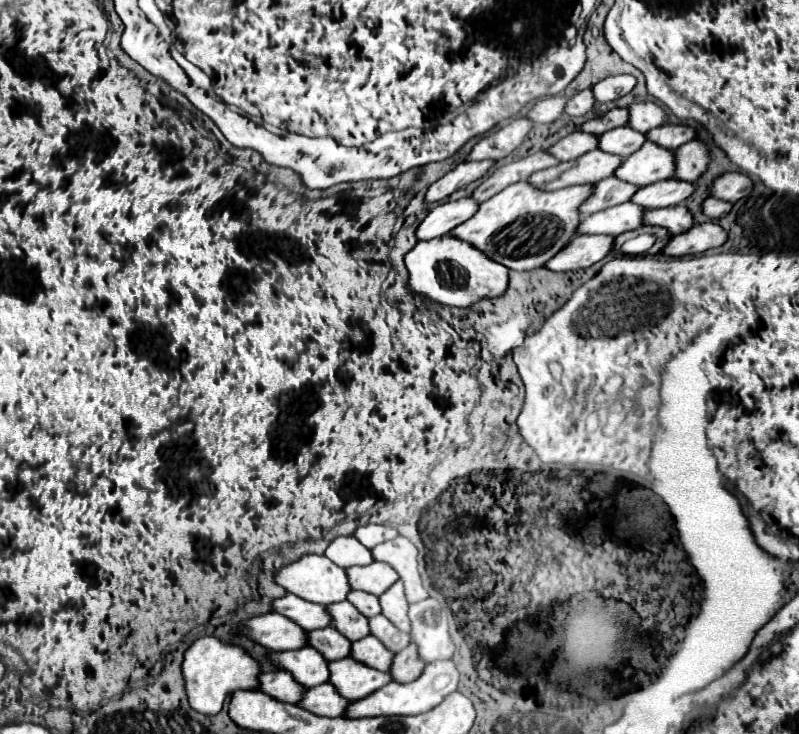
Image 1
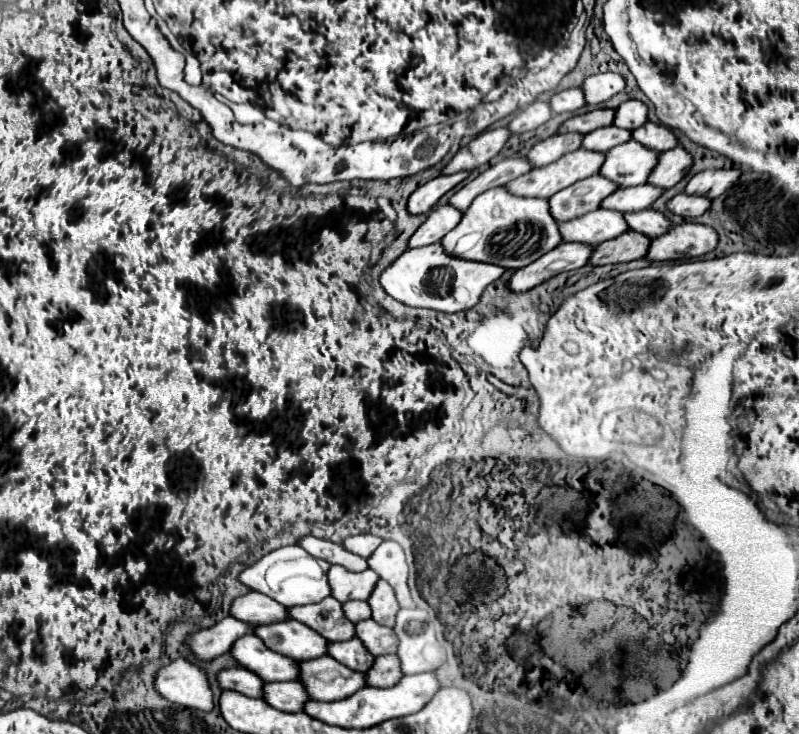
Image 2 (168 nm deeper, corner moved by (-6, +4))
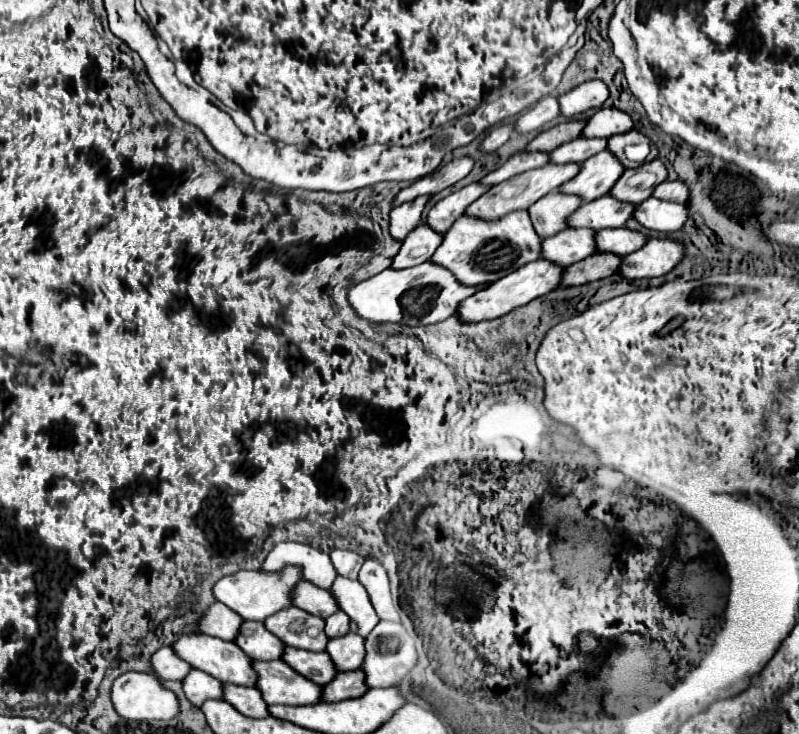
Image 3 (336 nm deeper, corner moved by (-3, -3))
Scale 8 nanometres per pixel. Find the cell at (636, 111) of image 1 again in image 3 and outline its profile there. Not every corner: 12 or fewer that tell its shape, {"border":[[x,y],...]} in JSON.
{"border":[[603,107],[587,119],[583,137],[627,133],[627,113]]}

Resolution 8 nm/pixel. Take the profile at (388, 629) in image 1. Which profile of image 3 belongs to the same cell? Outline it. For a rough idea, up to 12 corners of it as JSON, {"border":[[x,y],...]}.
{"border":[[349,633],[329,639],[327,655],[337,671],[359,669],[363,637]]}

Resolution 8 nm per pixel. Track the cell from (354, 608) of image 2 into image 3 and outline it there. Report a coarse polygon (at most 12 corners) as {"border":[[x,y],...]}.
{"border":[[337,611],[325,619],[329,639],[349,633],[349,617]]}

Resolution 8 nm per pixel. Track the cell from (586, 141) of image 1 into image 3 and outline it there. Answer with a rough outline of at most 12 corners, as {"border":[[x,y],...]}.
{"border":[[547,153],[511,155],[479,183],[497,185],[513,175],[547,165]]}

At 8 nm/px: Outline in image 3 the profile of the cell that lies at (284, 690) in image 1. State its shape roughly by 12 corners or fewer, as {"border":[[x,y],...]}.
{"border":[[189,671],[183,691],[191,705],[201,707],[207,699],[221,699],[221,681]]}

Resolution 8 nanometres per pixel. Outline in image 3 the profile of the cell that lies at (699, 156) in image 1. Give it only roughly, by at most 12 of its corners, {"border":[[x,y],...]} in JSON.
{"border":[[659,159],[625,169],[611,197],[641,203],[667,179]]}

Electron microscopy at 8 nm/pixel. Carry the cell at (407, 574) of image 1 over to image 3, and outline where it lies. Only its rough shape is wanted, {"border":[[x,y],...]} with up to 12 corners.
{"border":[[367,559],[359,571],[381,621],[399,621],[381,563]]}

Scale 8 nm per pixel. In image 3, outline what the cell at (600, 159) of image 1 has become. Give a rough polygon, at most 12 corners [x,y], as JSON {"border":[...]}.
{"border":[[577,163],[519,173],[475,199],[465,215],[495,221],[555,191]]}

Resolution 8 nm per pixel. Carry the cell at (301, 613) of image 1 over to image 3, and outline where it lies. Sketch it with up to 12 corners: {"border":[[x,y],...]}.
{"border":[[223,603],[197,619],[203,635],[233,641],[243,619]]}

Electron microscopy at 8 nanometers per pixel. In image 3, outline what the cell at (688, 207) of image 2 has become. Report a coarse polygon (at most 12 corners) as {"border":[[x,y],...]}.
{"border":[[651,197],[635,207],[645,229],[683,227],[687,207]]}

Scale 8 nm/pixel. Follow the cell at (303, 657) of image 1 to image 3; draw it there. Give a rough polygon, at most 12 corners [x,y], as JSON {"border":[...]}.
{"border":[[179,635],[171,649],[221,683],[255,685],[233,641]]}

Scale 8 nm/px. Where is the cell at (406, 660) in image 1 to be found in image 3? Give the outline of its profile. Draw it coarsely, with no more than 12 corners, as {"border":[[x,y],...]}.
{"border":[[345,671],[323,685],[323,703],[367,691],[363,671]]}

